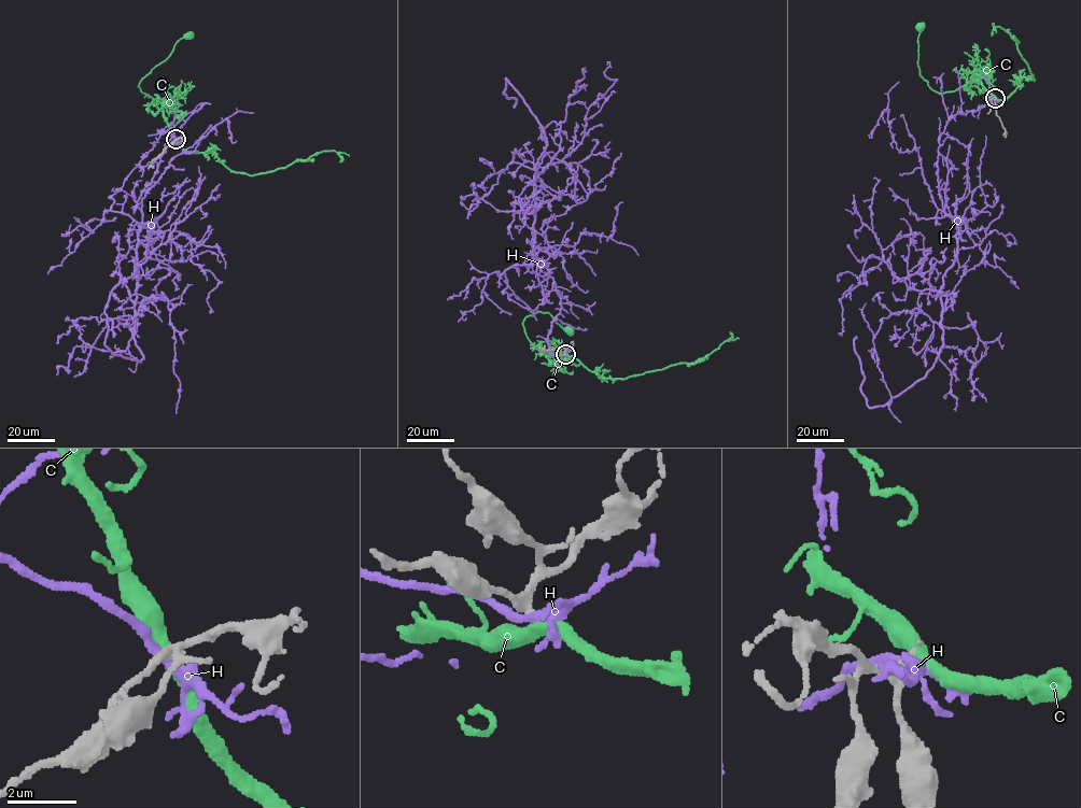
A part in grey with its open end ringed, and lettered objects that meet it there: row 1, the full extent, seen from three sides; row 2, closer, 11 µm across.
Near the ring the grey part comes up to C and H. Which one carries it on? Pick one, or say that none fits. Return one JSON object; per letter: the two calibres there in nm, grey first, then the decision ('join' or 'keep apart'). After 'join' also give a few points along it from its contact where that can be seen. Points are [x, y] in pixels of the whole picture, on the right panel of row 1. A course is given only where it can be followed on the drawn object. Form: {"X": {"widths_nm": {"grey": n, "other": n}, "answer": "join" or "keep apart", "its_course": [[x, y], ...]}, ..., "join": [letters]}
{"C": {"widths_nm": {"grey": 200, "other": 380}, "answer": "keep apart"}, "H": {"widths_nm": {"grey": 240, "other": 240}, "answer": "keep apart"}, "join": []}

